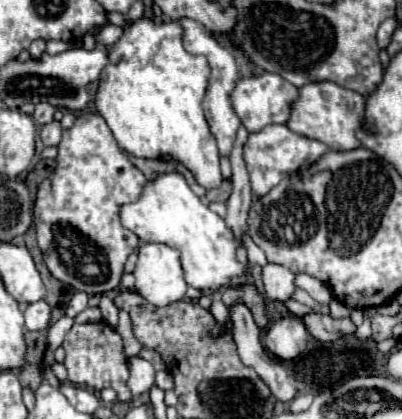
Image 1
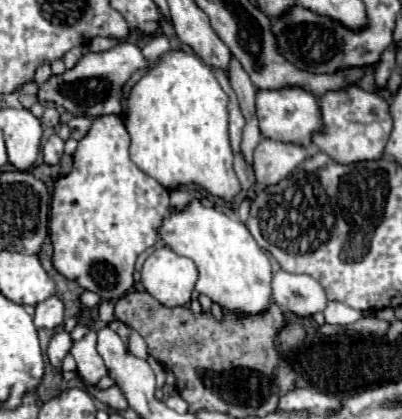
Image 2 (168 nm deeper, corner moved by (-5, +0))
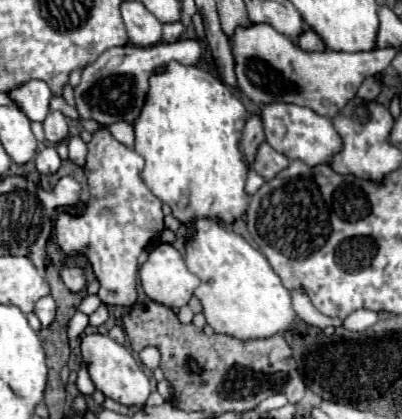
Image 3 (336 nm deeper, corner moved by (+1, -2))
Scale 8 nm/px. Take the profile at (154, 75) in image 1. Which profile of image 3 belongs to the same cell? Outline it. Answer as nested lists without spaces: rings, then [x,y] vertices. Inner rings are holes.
[[[169,62],[159,66],[149,78],[149,92],[145,104],[135,118],[135,150],[143,156],[145,166],[141,170],[143,182],[149,190],[165,204],[171,206],[173,216],[181,222],[191,222],[193,218],[217,216],[225,222],[233,222],[243,216],[249,204],[245,194],[245,178],[249,168],[241,160],[237,148],[241,130],[245,126],[245,106],[239,98],[211,72],[201,66],[185,66]]]

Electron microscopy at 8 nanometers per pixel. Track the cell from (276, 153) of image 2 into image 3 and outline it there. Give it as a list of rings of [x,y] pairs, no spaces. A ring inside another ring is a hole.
[[[263,142],[257,150],[255,162],[253,162],[253,170],[263,176],[265,180],[273,180],[281,170],[285,170],[289,166],[289,160],[285,154],[273,150],[267,142]]]

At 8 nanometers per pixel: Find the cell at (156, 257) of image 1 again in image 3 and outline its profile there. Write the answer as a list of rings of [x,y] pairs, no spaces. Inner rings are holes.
[[[159,244],[149,252],[147,262],[139,268],[139,278],[151,300],[173,310],[185,306],[199,284],[197,276],[187,270],[181,252],[171,244]]]

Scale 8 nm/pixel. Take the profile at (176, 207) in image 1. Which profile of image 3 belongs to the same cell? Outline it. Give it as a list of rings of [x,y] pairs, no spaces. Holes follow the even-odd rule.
[[[199,218],[185,238],[183,260],[187,268],[201,278],[195,296],[203,304],[207,324],[217,334],[265,338],[283,334],[293,324],[295,312],[291,308],[289,290],[281,284],[267,258],[241,234],[227,230],[209,218]]]

